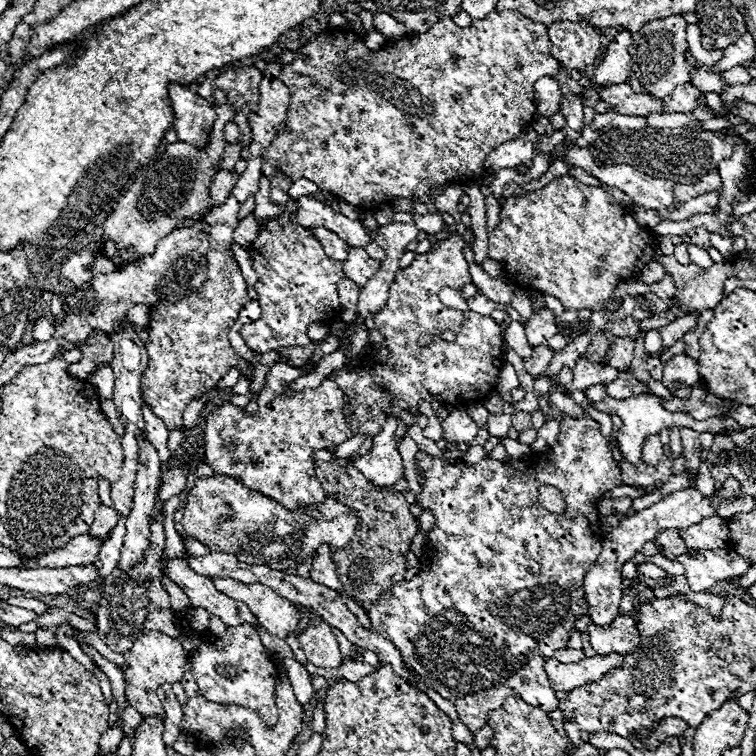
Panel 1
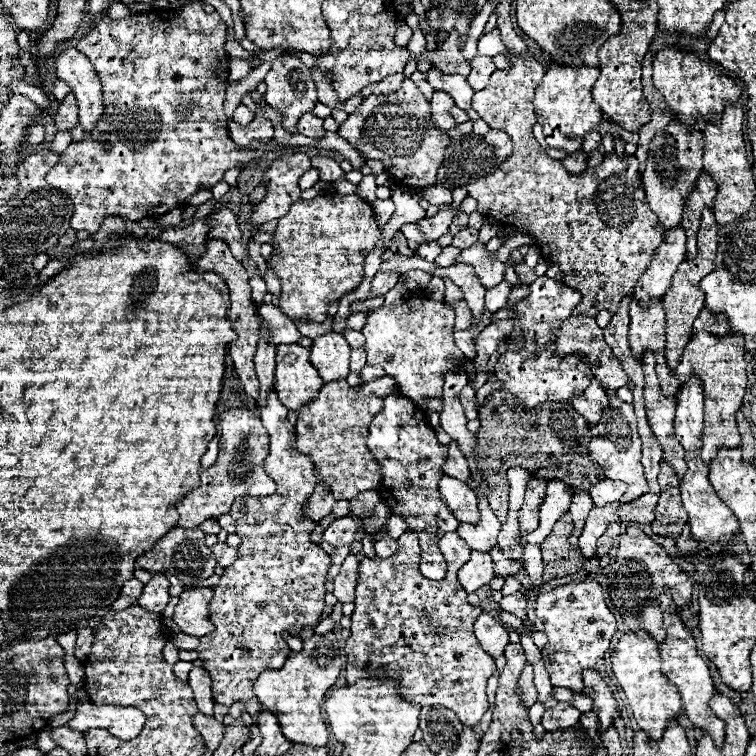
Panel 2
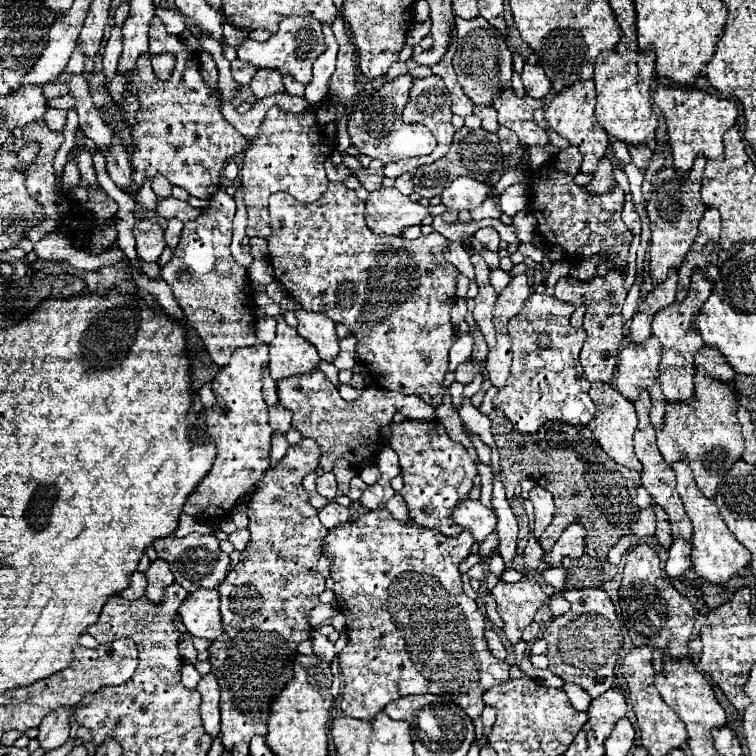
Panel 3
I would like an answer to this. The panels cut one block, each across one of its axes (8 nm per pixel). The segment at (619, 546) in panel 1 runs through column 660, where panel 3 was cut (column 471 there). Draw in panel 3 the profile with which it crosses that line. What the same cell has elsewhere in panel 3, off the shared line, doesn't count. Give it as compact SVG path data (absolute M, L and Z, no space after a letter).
M466 498L462 504L454 508L452 518L462 528L472 530L476 542L482 542L496 528L496 514L490 508L486 508L482 502L470 498Z

